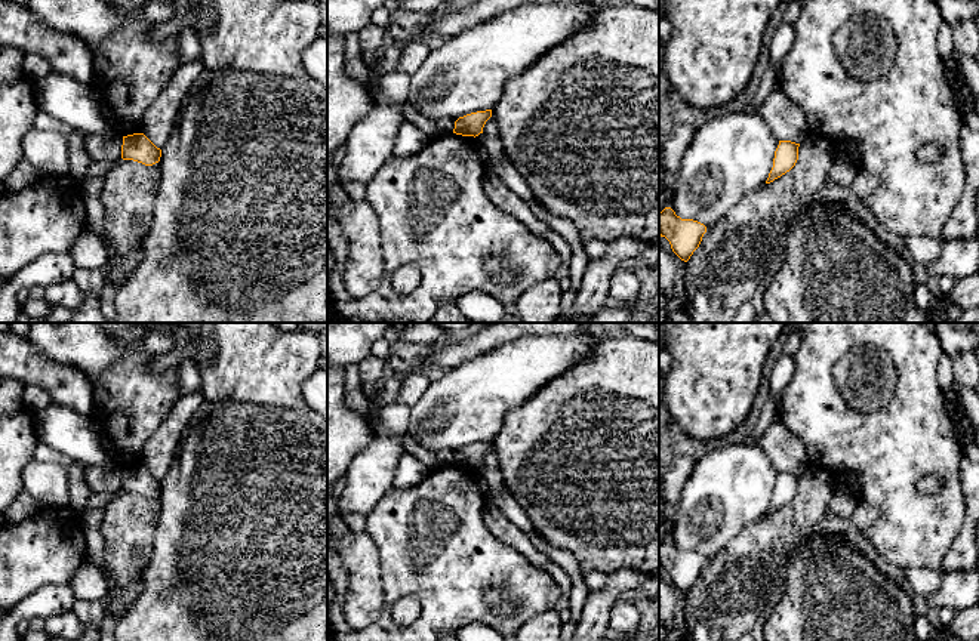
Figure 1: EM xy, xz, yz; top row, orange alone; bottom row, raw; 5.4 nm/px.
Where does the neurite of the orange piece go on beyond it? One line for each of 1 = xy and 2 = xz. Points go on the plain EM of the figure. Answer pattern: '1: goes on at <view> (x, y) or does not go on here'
1: does not go on here
2: does not go on here

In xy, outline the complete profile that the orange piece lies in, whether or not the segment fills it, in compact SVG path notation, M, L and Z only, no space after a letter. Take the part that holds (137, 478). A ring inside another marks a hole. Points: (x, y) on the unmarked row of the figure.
M144 465L123 468L121 490L133 491L145 497L160 493L161 481L157 480Z

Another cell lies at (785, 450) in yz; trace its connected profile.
M778 417L760 437L757 446L766 453L778 472L801 475L809 466L806 447Z

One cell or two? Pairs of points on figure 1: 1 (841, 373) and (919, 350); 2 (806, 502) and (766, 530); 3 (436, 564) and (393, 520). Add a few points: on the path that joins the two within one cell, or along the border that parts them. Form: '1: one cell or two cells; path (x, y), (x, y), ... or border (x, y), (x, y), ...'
1: two cells; border (861, 342), (889, 354), (896, 373), (893, 393)
2: one cell; path (796, 512), (776, 530)
3: one cell; path (424, 551), (418, 545), (408, 545), (405, 533)

